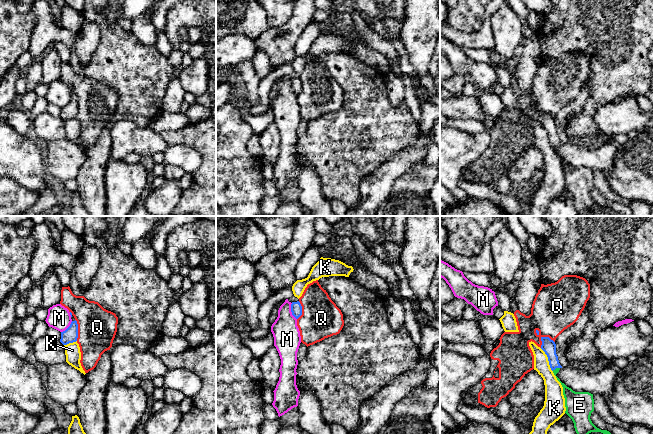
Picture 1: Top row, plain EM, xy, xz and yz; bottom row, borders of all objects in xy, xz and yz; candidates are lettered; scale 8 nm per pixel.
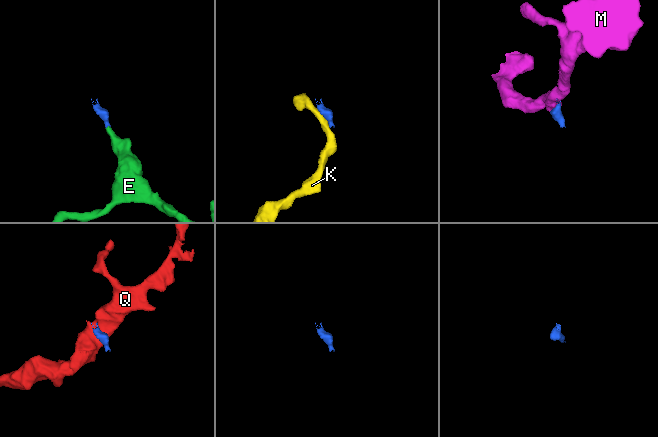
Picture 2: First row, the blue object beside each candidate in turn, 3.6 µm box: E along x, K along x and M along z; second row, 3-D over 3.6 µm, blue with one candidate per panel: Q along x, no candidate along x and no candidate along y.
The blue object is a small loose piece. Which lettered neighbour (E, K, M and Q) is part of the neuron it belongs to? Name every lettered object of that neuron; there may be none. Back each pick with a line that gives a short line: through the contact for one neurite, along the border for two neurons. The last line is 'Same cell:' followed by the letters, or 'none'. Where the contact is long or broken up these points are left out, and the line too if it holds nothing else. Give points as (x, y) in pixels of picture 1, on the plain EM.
E: yz (548, 122), (555, 144), (556, 153), (569, 171)
Same cell: E

